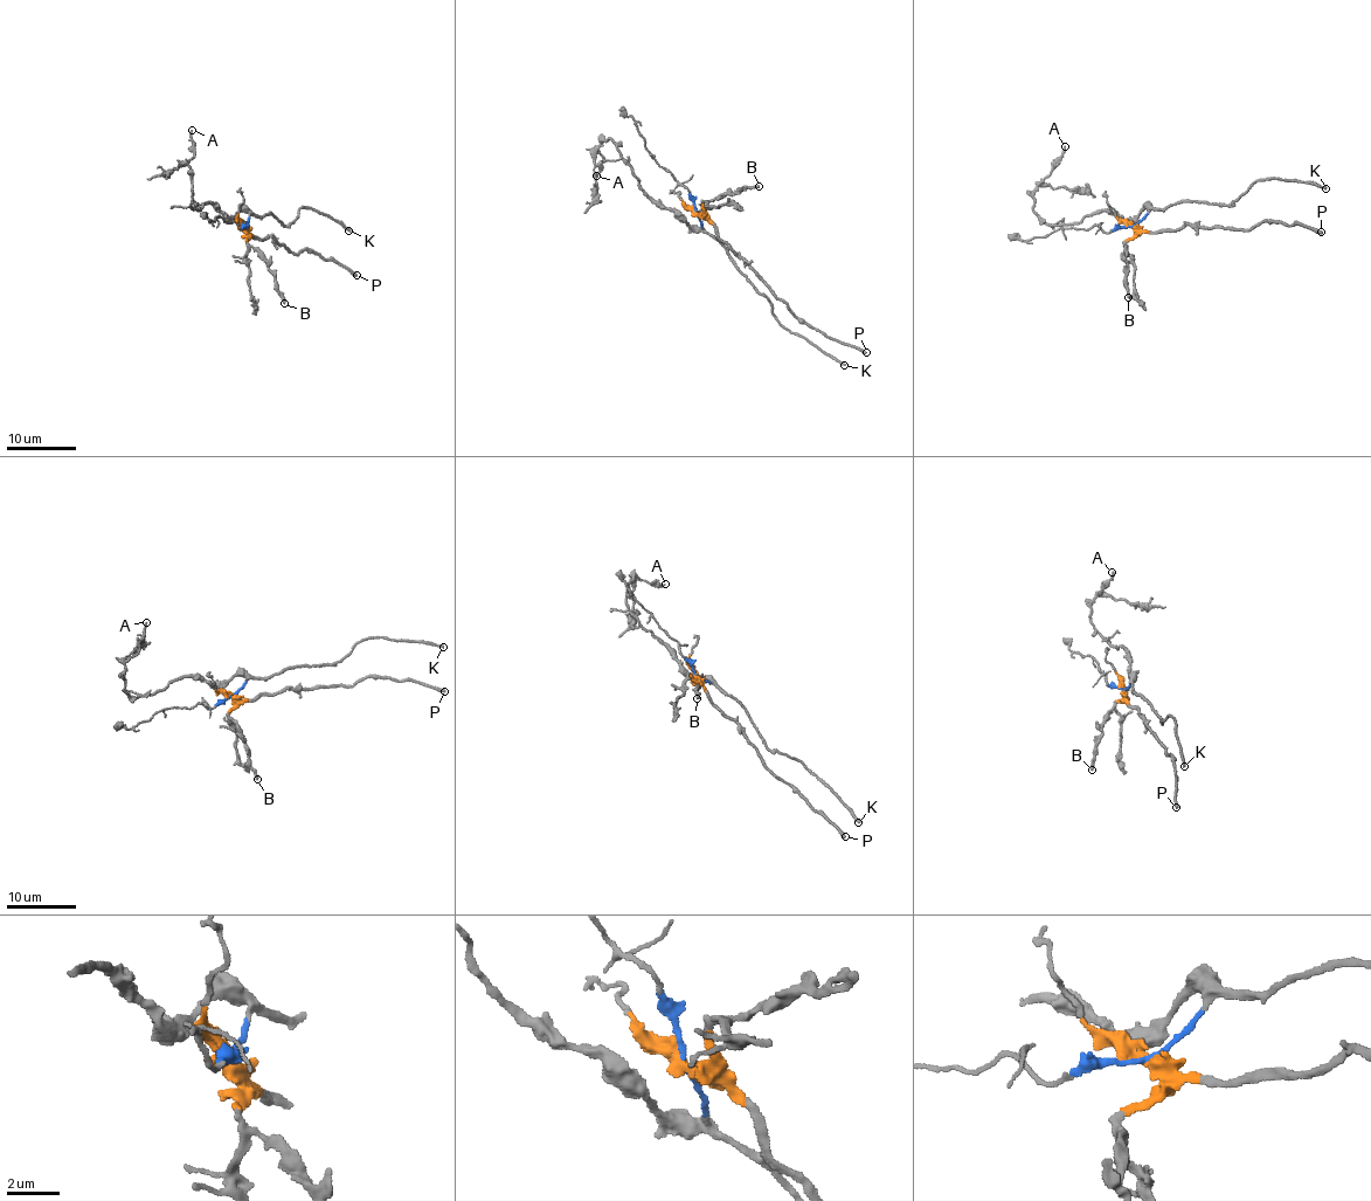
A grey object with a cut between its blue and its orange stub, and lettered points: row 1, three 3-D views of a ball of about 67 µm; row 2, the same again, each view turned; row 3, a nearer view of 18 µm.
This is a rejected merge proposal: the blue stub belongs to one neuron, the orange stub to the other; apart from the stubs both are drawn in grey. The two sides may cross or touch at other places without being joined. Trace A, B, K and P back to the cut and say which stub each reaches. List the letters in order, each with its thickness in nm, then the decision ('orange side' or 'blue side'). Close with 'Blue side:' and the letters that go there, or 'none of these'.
A: 170 nm | blue side
B: 240 nm | orange side
K: 240 nm | blue side
P: 320 nm | orange side
Blue side: A, K

